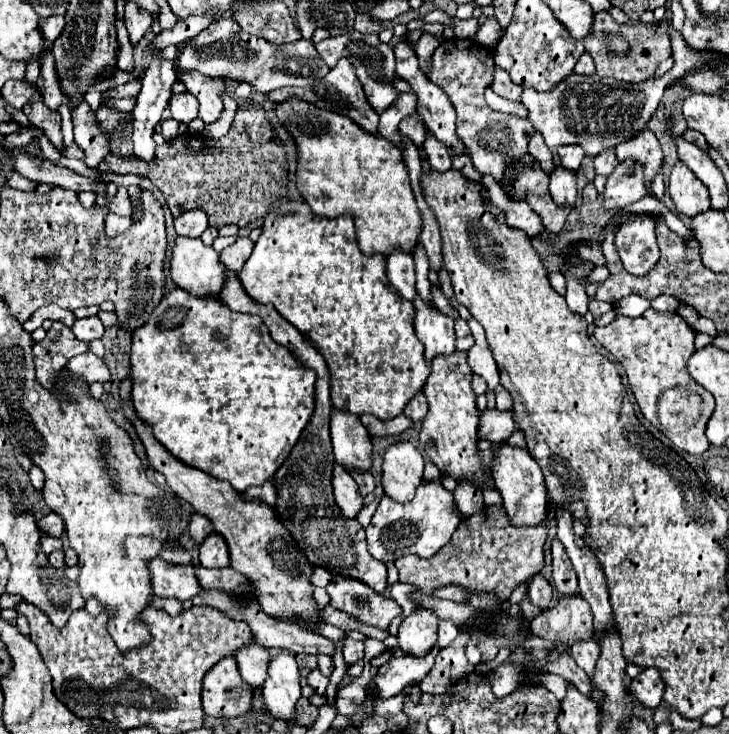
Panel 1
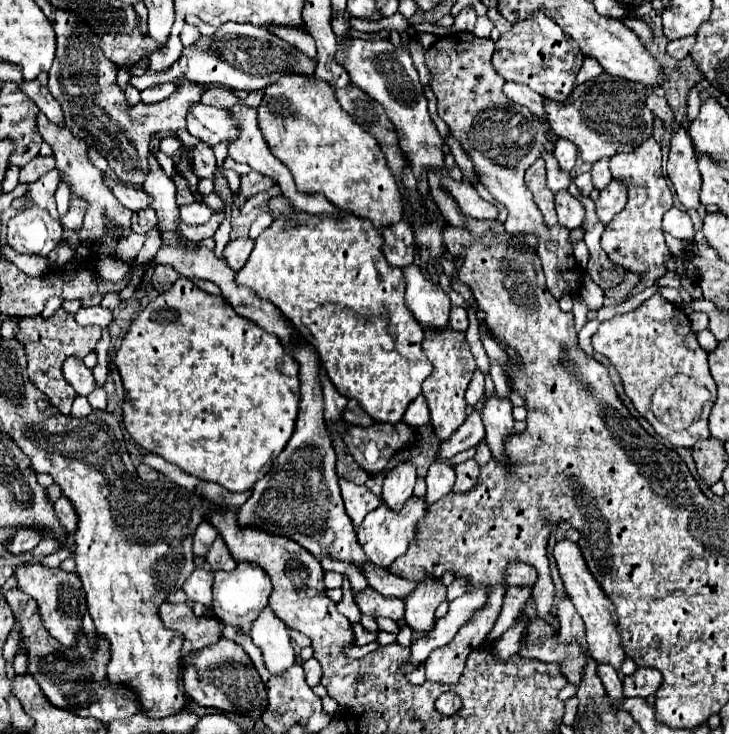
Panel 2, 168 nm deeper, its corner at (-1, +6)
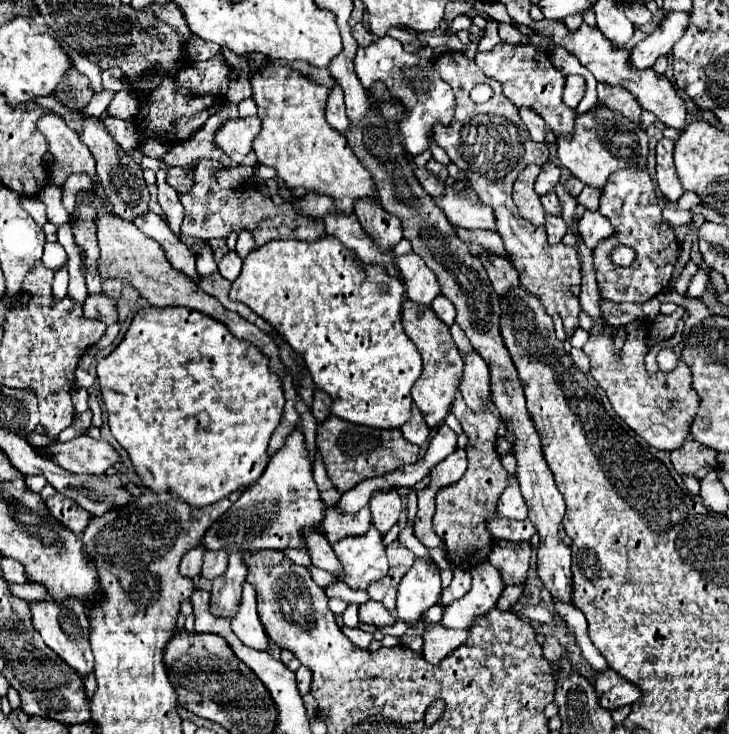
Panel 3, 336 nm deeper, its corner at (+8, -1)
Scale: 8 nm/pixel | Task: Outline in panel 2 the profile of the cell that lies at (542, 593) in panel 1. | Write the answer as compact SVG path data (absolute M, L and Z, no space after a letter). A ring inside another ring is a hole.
M512 562L506 568L504 582L512 584L512 586L528 586L528 588L532 588L534 582L536 582L536 568L528 566L524 562Z

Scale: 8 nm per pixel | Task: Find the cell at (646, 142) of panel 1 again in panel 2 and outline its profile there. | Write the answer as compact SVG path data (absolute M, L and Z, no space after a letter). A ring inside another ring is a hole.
M654 138L646 140L640 148L632 150L632 152L628 152L628 154L616 154L616 156L610 158L610 172L612 172L612 176L614 176L616 180L622 180L622 182L626 184L626 188L628 188L628 204L626 204L626 208L606 226L606 230L604 230L602 238L600 238L600 246L602 246L602 250L606 252L606 256L608 256L612 262L616 262L616 264L624 266L628 272L634 272L634 274L640 276L640 284L638 284L638 286L634 288L634 292L628 294L628 296L636 296L636 294L642 292L644 288L654 286L654 284L668 272L666 262L672 258L672 252L670 252L670 248L668 248L668 244L666 244L666 240L664 240L664 232L662 232L662 216L664 216L664 212L668 212L668 210L672 208L672 192L670 192L670 188L668 188L668 184L666 184L666 178L664 178L664 174L662 174L660 162L662 162L662 152L660 152L660 146L658 146L658 142L656 142Z

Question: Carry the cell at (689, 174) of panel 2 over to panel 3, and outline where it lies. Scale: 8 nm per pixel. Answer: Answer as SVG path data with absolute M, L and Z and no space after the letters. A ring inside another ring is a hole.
M661 139L657 143L657 185L671 203L675 203L685 193L685 189L677 177L677 171L675 171L671 139Z

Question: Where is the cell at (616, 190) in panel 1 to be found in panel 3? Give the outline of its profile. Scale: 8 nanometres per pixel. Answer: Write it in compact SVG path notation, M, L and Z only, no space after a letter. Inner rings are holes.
M585 211L579 221L579 229L581 229L581 237L589 249L595 249L595 245L601 239L611 235L609 219L605 215L601 215L599 211Z

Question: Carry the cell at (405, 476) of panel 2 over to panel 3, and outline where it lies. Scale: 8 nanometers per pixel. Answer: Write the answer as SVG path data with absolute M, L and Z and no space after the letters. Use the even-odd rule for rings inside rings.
M377 491L371 497L369 507L373 513L373 525L385 535L399 519L401 495L397 491Z

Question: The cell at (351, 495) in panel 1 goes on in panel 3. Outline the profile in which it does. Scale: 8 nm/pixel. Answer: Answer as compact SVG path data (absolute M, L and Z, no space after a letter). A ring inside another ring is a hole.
M327 505L327 519L323 533L329 543L337 543L349 535L363 535L371 527L371 509L363 507L359 513L341 513L335 505Z

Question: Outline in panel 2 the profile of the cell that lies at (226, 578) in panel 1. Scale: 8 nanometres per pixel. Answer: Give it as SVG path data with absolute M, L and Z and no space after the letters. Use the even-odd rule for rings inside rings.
M240 562L238 568L230 572L216 572L214 574L214 614L224 622L240 628L242 632L250 632L252 620L260 614L260 610L268 604L272 584L268 580L268 574L250 562Z

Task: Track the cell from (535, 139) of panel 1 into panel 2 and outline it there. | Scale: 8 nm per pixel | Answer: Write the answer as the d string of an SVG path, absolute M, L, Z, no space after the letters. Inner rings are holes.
M548 152L542 154L542 158L546 160L546 184L552 192L562 192L562 190L568 190L570 186L570 174L566 174L564 170L558 168L556 164L556 158L554 156L548 156Z

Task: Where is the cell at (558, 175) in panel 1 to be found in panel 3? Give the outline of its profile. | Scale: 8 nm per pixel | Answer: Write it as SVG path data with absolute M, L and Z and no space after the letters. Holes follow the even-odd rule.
M545 215L545 231L549 235L549 243L555 245L555 243L561 243L561 239L565 237L567 233L567 223L563 221L563 217L559 215Z

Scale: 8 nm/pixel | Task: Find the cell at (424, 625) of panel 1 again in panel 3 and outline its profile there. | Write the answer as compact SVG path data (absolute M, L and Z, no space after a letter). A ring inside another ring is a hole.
M417 559L411 571L401 579L395 613L407 625L417 625L423 619L423 613L439 601L439 595L439 567L425 559Z

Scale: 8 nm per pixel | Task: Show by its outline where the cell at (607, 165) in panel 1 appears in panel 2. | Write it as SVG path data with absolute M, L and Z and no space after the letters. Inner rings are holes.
M604 158L604 160L598 160L594 166L592 166L592 170L590 170L590 174L592 174L592 182L594 182L594 188L596 190L604 190L610 182L612 182L612 176L610 176L610 170L608 170L608 158Z

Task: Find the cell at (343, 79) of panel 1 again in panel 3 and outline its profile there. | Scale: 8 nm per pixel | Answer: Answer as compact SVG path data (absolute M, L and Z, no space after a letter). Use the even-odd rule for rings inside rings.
M365 115L359 123L349 123L347 143L355 151L355 155L367 165L373 173L379 187L379 201L385 211L399 217L403 223L403 235L411 243L413 251L425 261L427 267L437 275L441 285L441 293L455 305L457 309L457 325L465 331L467 339L475 347L475 351L485 359L491 371L491 393L493 403L501 413L501 419L507 425L507 439L517 453L517 481L521 485L523 499L529 507L529 521L537 529L539 535L539 553L537 553L537 573L543 585L549 589L553 599L563 603L571 603L571 549L559 539L559 525L565 515L565 499L559 493L553 473L547 467L541 451L541 439L535 429L535 421L531 419L525 407L523 385L517 377L515 365L505 349L499 335L499 295L491 287L491 281L479 261L479 257L471 255L469 245L463 243L453 225L447 221L445 213L435 205L435 201L423 191L415 173L411 171L403 147L401 135L395 125L389 125L381 115Z

